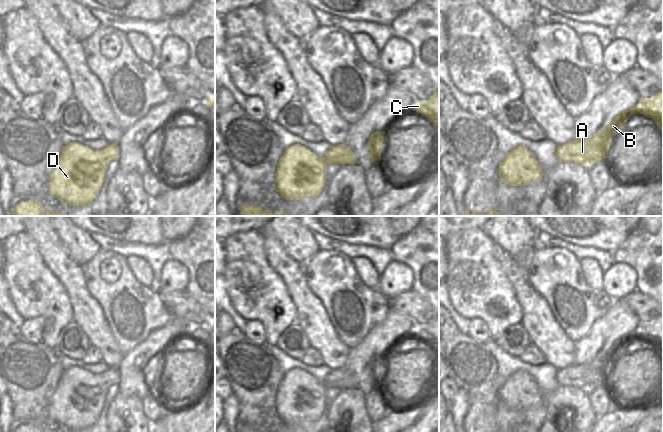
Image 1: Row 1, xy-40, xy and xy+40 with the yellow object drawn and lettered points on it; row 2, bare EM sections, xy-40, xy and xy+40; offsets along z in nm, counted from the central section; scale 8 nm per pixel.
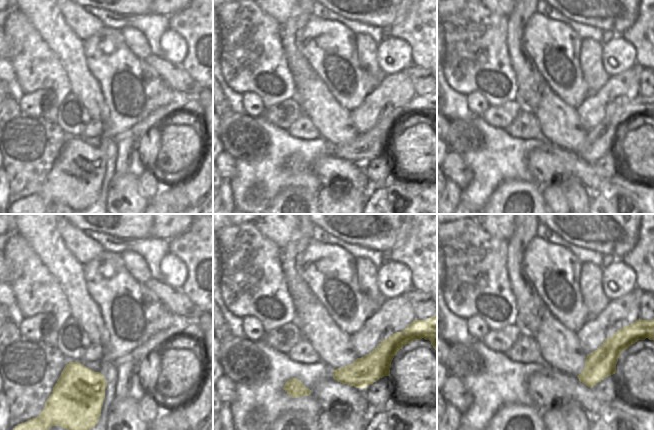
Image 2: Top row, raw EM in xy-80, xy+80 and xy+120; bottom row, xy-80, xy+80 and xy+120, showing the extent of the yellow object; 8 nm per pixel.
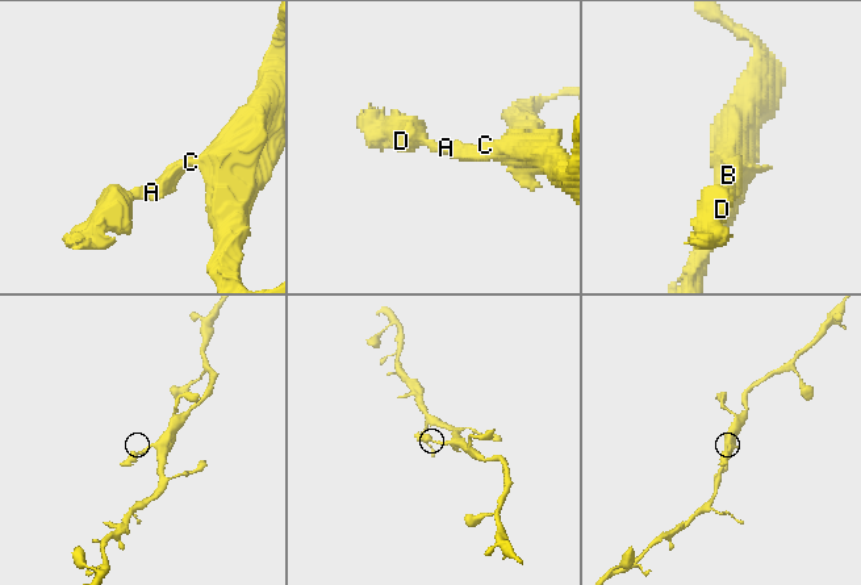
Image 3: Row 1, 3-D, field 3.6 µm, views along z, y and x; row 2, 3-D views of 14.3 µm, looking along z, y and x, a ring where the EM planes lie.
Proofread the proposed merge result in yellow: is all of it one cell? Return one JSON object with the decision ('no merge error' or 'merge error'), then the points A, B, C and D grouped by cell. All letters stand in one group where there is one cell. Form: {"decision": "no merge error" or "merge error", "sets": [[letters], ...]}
{"decision": "no merge error", "sets": [["A", "B", "C", "D"]]}

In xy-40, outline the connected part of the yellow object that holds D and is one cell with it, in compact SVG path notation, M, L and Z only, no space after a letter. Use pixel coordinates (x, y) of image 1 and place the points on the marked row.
M78 142L63 146L61 155L49 179L49 193L70 206L90 204L97 197L110 162L119 160L119 147L109 144L102 150L92 150Z

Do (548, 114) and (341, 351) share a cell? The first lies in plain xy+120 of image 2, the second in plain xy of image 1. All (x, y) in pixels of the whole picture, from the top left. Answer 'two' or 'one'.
one

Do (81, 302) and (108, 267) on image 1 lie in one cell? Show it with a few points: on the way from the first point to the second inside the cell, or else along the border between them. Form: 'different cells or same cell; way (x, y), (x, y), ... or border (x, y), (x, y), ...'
different cells; border (83, 269), (86, 288), (98, 303), (102, 312)

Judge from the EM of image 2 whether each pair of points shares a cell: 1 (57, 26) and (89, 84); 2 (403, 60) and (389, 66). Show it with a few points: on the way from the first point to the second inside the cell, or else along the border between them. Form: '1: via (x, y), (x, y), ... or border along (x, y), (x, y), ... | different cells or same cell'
1: via (62, 40), (71, 53), (76, 70) | same cell
2: via (400, 60), (392, 65) | same cell

